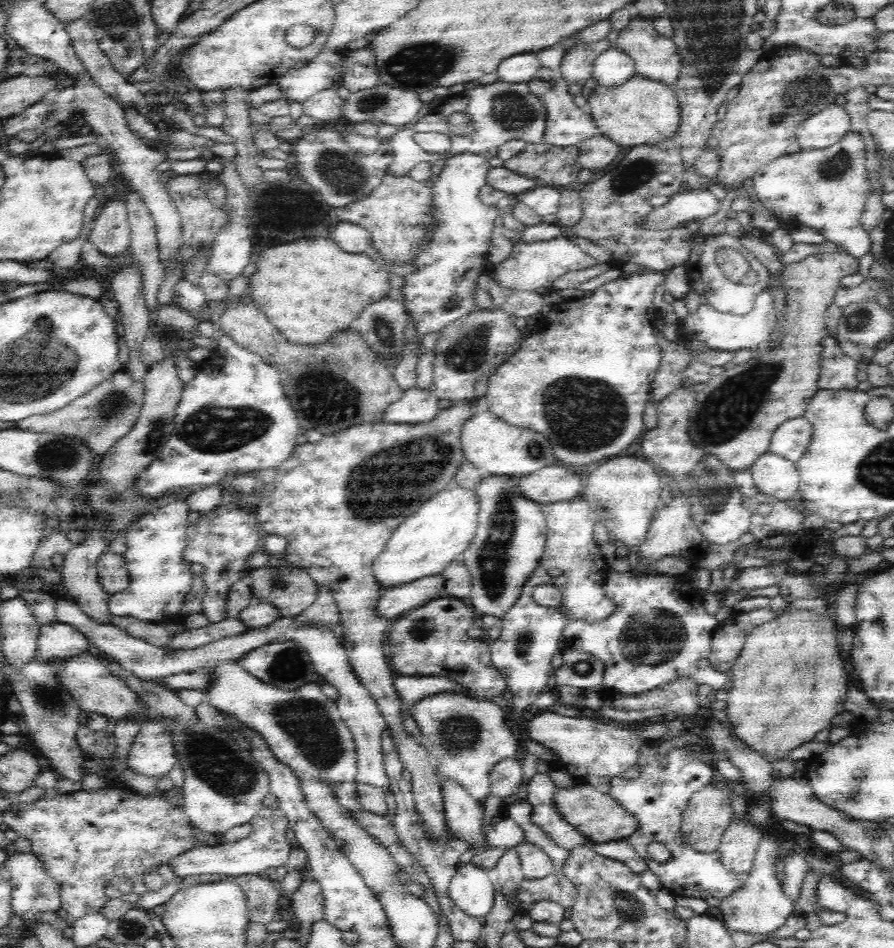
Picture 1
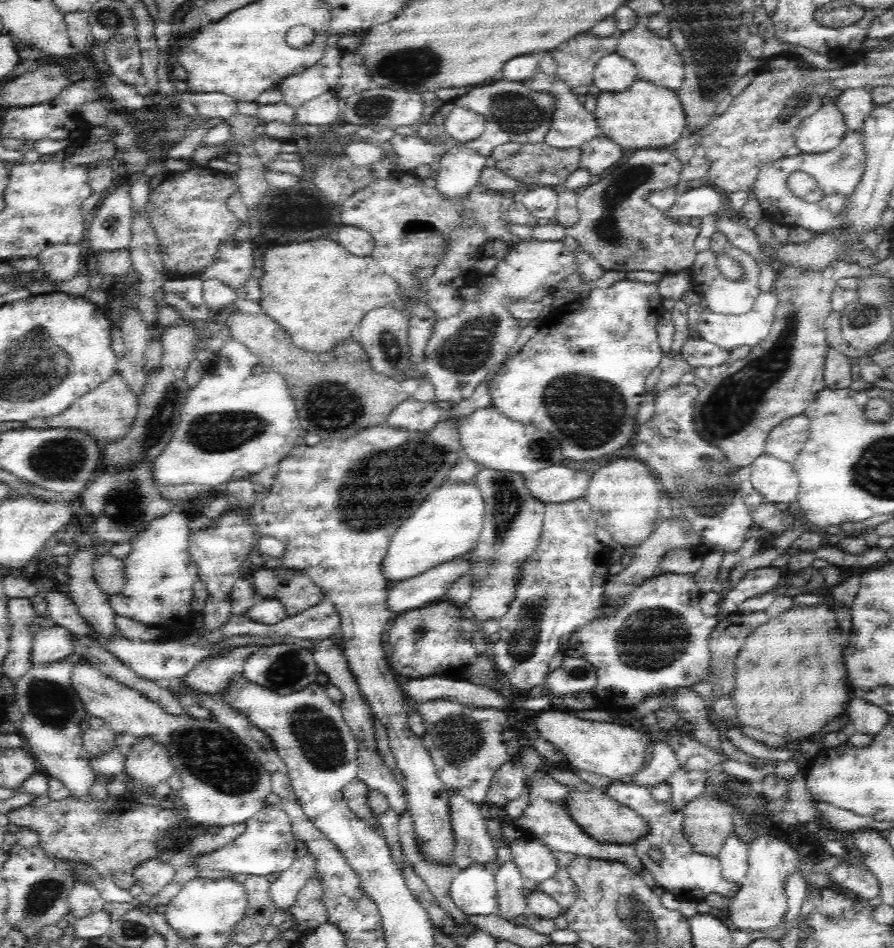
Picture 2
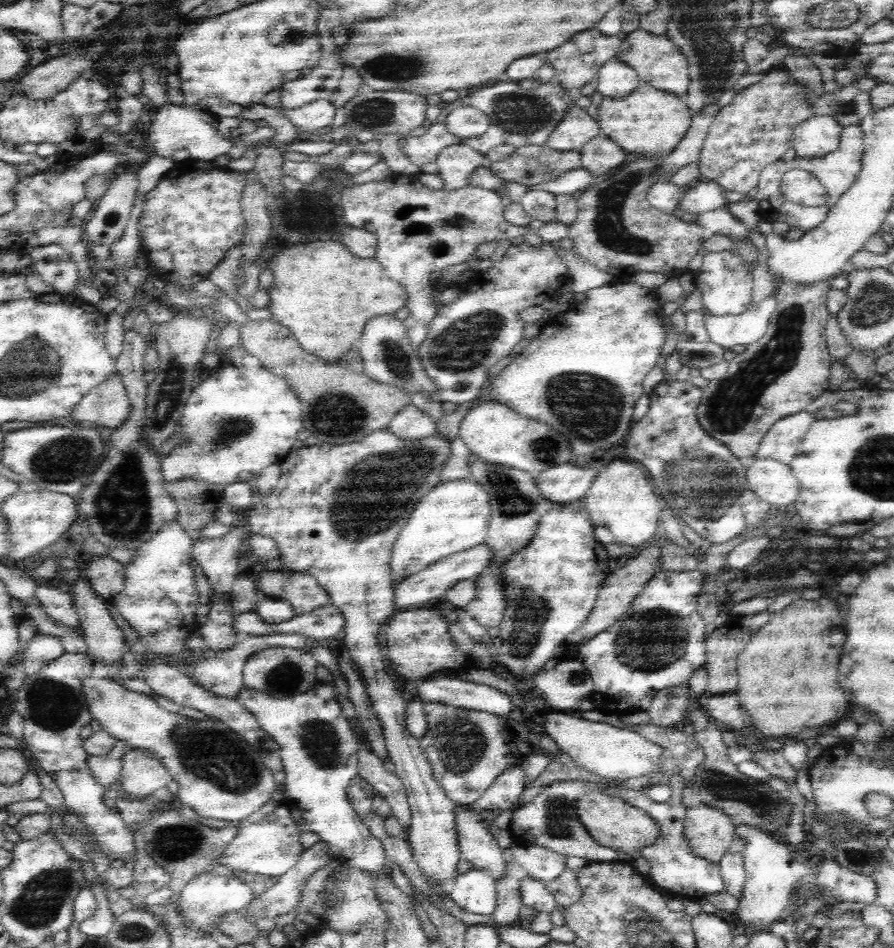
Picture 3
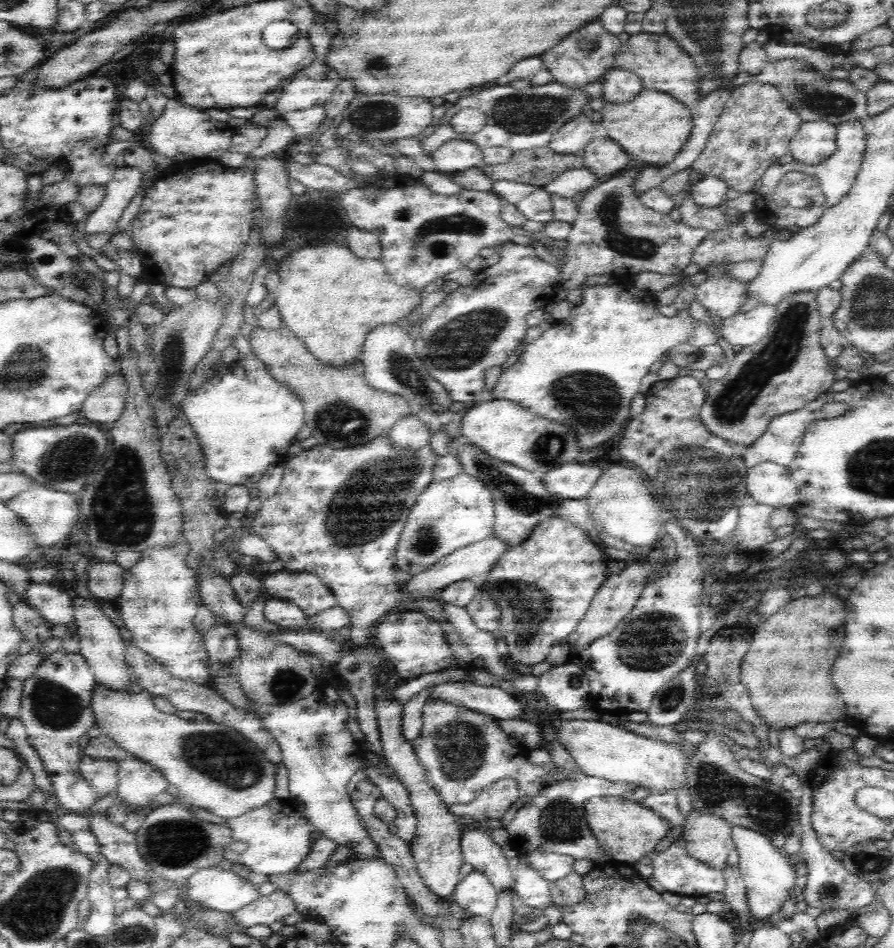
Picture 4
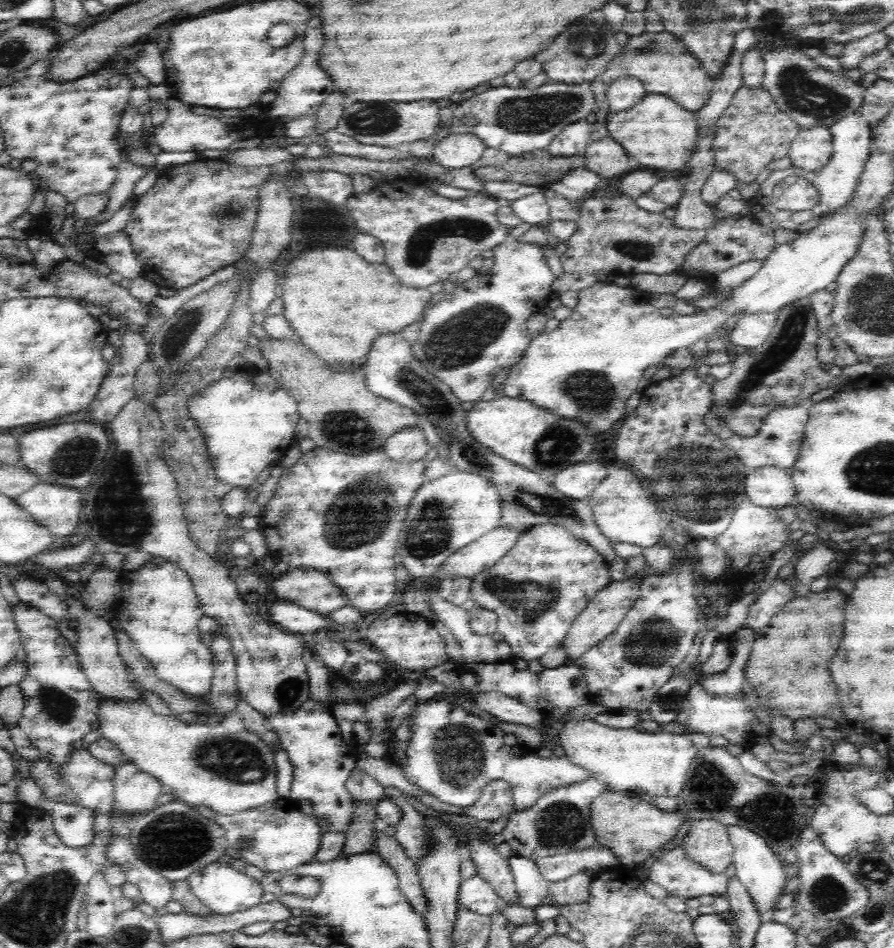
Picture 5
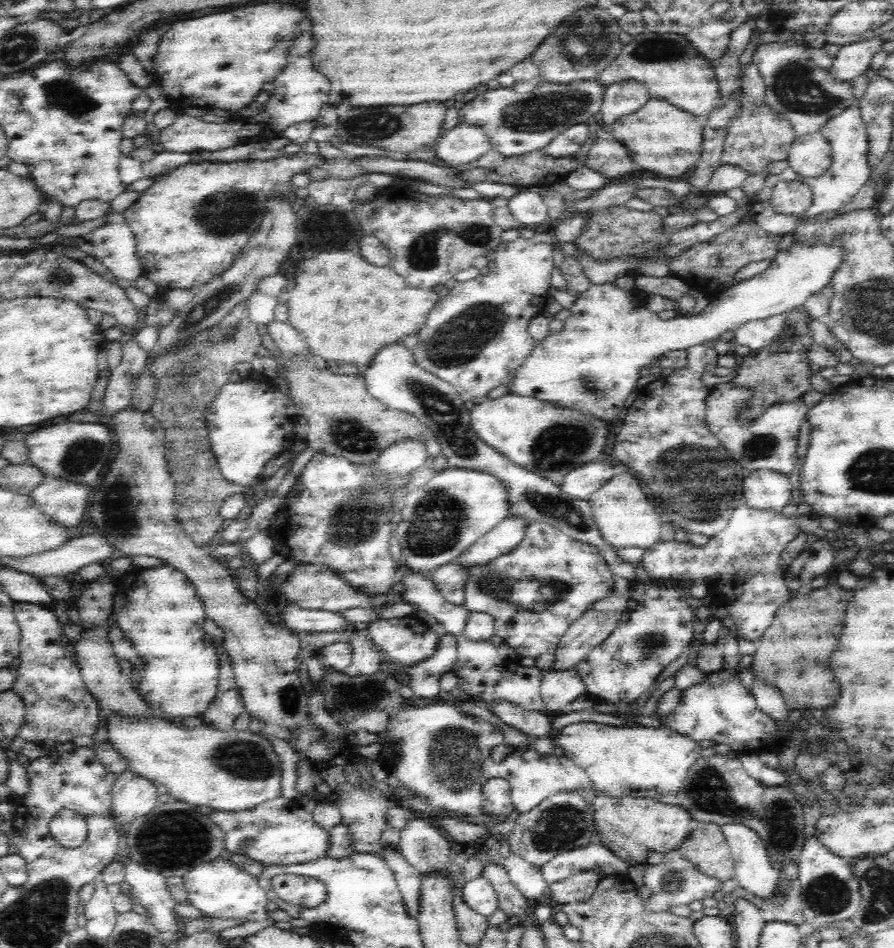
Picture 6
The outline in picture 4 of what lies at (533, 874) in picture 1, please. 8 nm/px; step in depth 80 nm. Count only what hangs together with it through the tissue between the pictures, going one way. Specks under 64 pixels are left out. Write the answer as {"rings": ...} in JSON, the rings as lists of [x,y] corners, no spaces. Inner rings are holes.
{"rings":[[[538,850],[529,852],[527,855],[518,854],[517,857],[533,866],[538,874],[548,882],[556,882],[570,874],[574,871],[574,863],[579,860],[570,855]]]}

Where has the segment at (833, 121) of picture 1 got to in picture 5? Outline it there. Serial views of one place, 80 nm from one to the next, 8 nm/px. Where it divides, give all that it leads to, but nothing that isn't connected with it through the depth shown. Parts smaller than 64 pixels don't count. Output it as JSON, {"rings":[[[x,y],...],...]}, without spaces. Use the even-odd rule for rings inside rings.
{"rings":[[[827,126],[801,130],[790,145],[787,157],[793,168],[816,174],[826,168],[833,154],[832,135]]]}

